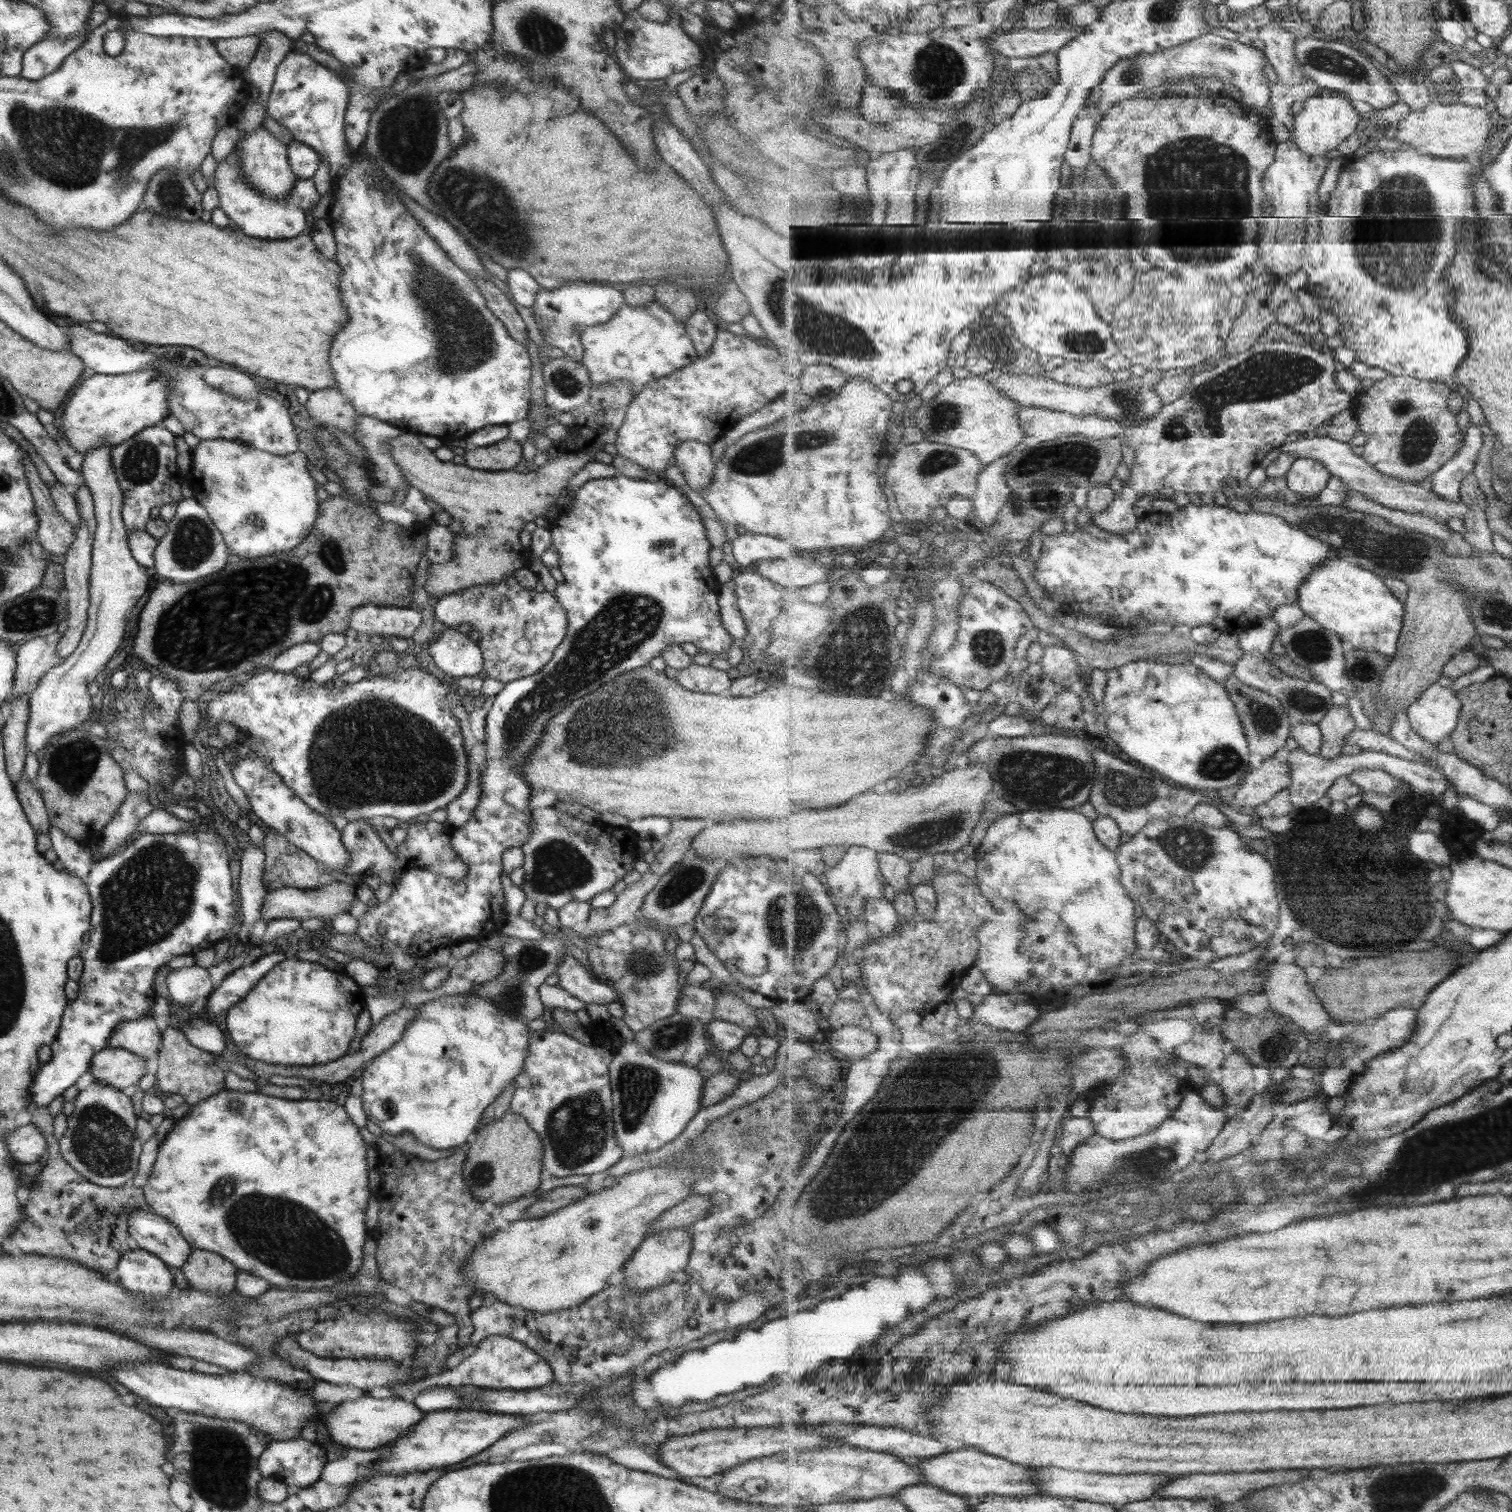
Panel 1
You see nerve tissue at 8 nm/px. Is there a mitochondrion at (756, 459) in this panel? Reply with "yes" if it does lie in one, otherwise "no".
yes

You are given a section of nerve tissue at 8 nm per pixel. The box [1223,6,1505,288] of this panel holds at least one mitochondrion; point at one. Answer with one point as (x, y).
(1334, 62)

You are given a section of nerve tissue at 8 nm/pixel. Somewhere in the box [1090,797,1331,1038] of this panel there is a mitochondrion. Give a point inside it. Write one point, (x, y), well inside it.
(1191, 849)

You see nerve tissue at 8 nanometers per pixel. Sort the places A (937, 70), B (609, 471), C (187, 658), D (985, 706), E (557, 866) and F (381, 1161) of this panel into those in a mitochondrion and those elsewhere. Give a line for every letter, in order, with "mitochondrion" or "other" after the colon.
A: mitochondrion
B: other
C: mitochondrion
D: other
E: mitochondrion
F: other

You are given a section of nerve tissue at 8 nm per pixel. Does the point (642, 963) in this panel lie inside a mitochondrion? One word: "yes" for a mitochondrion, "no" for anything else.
yes

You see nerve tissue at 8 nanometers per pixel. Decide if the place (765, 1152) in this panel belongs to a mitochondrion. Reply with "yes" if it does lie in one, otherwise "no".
no

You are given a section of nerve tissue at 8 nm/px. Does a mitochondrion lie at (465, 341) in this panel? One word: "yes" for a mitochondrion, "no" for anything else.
yes

